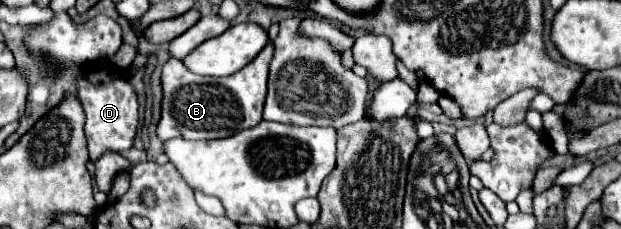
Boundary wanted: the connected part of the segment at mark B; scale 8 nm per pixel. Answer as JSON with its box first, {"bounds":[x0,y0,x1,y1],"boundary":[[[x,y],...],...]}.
{"bounds":[157,42,275,140],"boundary":[[[269,42],[257,58],[247,64],[243,70],[227,78],[203,78],[189,72],[181,60],[169,58],[161,72],[161,120],[157,124],[157,136],[169,140],[175,136],[175,126],[185,140],[211,140],[227,138],[245,128],[253,128],[261,122],[265,92],[267,92],[267,74],[273,58],[275,46]]]}

